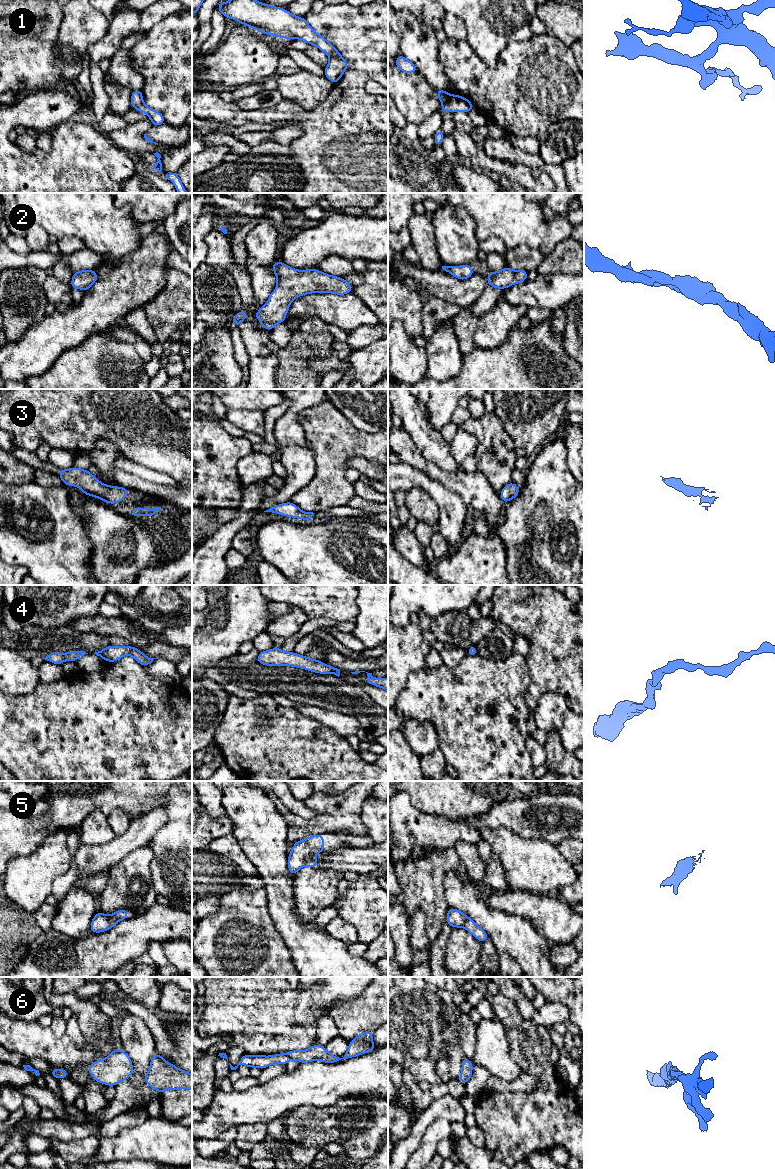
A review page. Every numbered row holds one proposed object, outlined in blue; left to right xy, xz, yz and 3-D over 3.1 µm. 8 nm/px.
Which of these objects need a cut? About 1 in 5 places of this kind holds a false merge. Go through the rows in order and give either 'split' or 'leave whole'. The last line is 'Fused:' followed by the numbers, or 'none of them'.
1: split
2: leave whole
3: leave whole
4: leave whole
5: leave whole
6: leave whole
Fused: 1

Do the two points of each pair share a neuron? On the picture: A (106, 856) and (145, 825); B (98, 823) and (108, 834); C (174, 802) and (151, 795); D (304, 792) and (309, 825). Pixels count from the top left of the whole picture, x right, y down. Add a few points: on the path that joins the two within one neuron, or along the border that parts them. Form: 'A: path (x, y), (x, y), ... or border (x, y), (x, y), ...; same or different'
A: path (116, 850), (135, 835); same
B: path (100, 826), (105, 831); same
C: border (170, 791), (162, 805); different
D: border (313, 791), (303, 801); different

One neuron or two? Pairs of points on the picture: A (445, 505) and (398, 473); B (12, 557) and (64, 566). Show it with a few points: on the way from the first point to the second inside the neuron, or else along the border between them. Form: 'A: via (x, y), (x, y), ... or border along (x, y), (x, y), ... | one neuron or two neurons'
A: via (436, 493), (425, 482), (410, 477) | one neuron
B: via (25, 556), (51, 556) | one neuron

